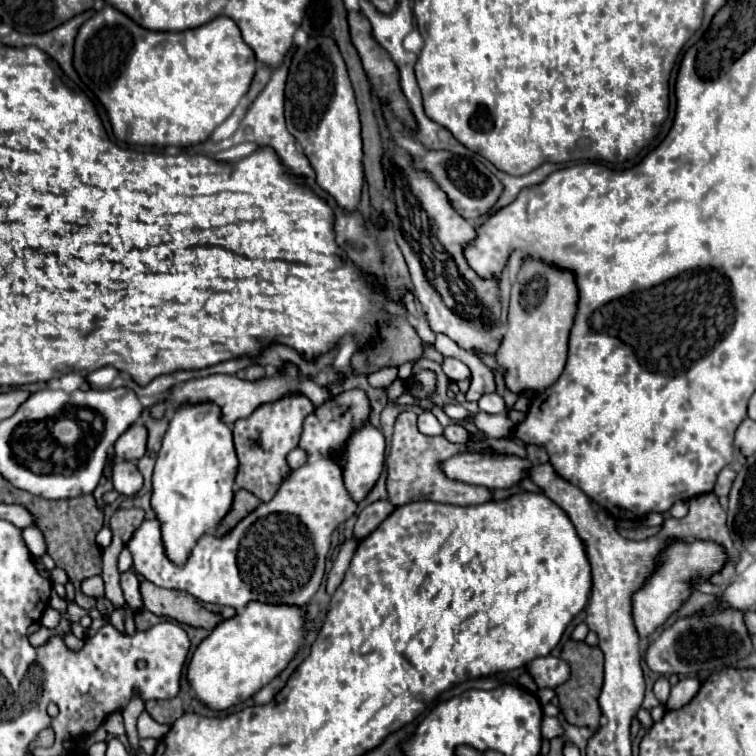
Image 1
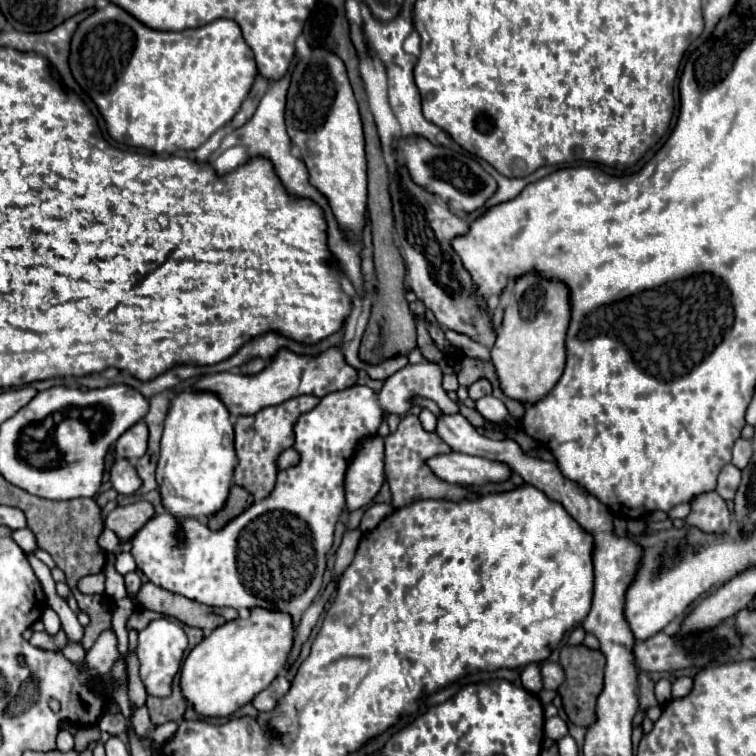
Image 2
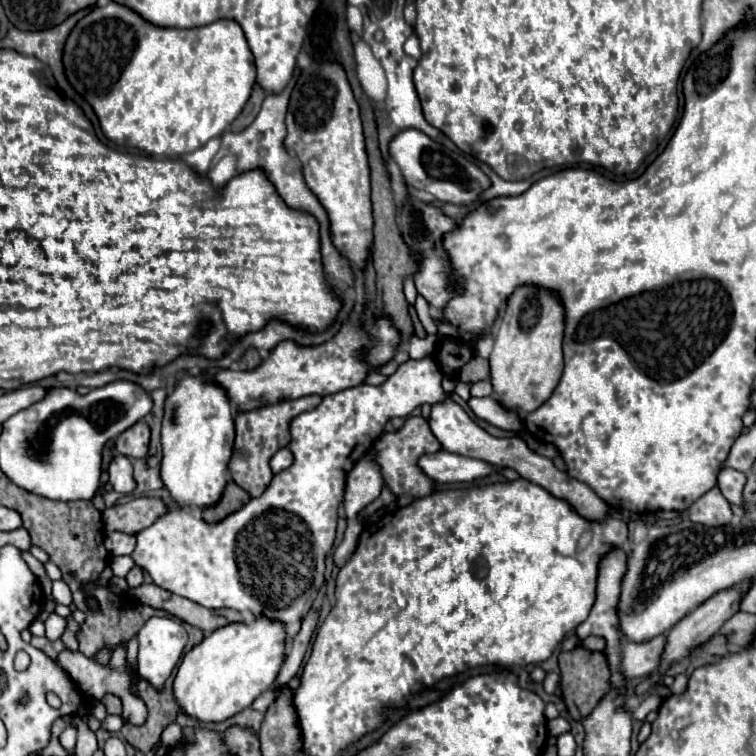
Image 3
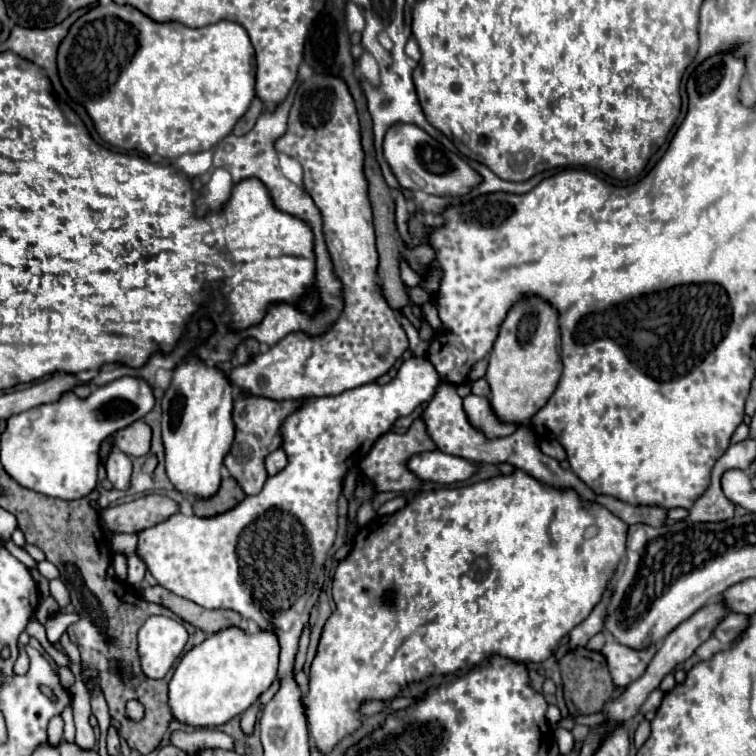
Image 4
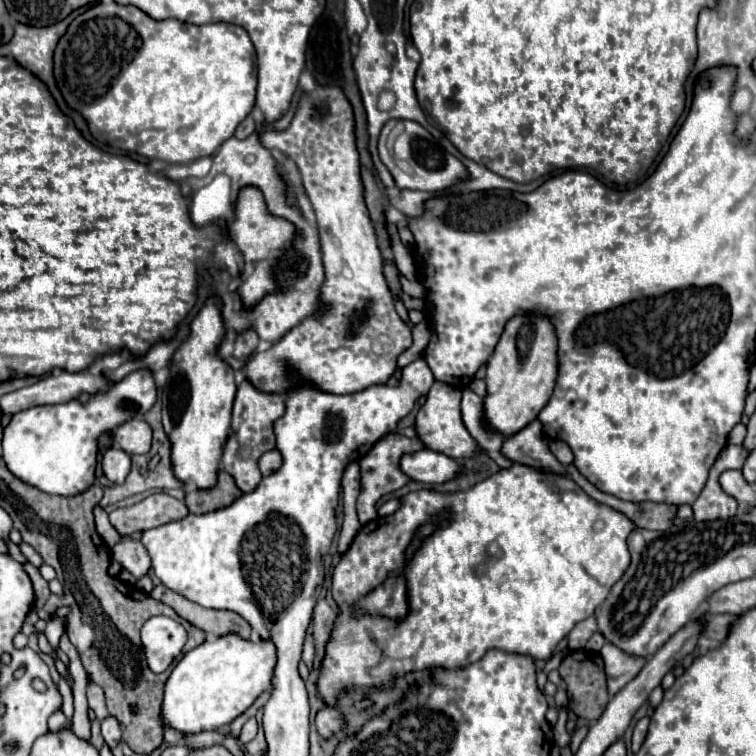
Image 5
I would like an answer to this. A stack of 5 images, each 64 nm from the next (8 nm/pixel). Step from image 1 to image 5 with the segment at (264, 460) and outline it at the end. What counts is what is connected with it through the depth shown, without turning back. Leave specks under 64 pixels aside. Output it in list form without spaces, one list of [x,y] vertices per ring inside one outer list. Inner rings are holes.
[[[244,378],[238,386],[236,400],[234,400],[234,412],[232,412],[232,434],[226,440],[222,448],[222,466],[224,470],[236,480],[238,488],[242,492],[252,492],[258,482],[262,480],[262,474],[258,470],[258,458],[274,450],[276,440],[272,432],[272,422],[284,414],[284,396],[282,394],[270,394],[260,392],[248,378]]]

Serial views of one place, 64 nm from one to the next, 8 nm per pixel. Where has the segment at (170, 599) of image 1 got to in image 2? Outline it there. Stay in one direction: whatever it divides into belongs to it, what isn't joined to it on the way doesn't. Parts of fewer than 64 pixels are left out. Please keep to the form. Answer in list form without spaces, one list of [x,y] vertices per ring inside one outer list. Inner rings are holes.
[[[152,582],[142,584],[140,606],[160,612],[160,614],[166,614],[166,616],[174,616],[182,624],[202,628],[202,630],[214,630],[214,628],[222,626],[224,622],[228,622],[222,614],[216,614],[208,606],[188,600],[188,598],[168,592],[168,590],[160,590]]]

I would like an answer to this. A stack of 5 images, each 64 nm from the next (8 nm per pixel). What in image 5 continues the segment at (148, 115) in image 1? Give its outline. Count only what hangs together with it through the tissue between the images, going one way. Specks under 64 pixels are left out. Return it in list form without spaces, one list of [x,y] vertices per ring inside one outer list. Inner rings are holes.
[[[100,2],[72,20],[72,24],[68,26],[66,34],[60,38],[56,52],[54,52],[54,78],[56,78],[56,84],[62,92],[68,108],[82,114],[82,118],[88,124],[90,134],[98,142],[114,146],[114,148],[126,148],[128,152],[136,152],[146,158],[158,158],[168,164],[192,164],[200,158],[214,156],[216,148],[220,148],[220,144],[224,144],[224,140],[234,136],[236,126],[254,108],[256,86],[258,86],[258,76],[256,76],[256,66],[254,66],[254,46],[244,28],[240,28],[236,24],[226,24],[226,22],[202,24],[202,26],[196,26],[190,22],[180,22],[180,20],[156,22],[148,14],[138,10],[136,6],[122,6],[116,2],[110,2],[110,4]]]

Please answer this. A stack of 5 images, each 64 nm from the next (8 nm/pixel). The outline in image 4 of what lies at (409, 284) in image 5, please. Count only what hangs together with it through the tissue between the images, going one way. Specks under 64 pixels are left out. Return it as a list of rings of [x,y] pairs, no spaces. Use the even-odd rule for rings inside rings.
[[[414,286],[414,288],[406,288],[406,292],[408,292],[408,296],[410,296],[410,300],[414,302],[414,304],[418,304],[418,306],[422,306],[424,302],[428,302],[430,300],[430,296],[424,292],[424,288],[420,288],[420,286]]]

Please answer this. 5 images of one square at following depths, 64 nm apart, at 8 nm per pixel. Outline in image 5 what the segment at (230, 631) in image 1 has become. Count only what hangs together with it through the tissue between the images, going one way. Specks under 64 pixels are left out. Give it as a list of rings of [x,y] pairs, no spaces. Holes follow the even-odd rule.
[[[236,634],[204,642],[186,652],[164,686],[160,720],[164,728],[186,734],[220,730],[238,718],[254,700],[270,688],[276,664],[276,648],[270,642],[248,642]]]

